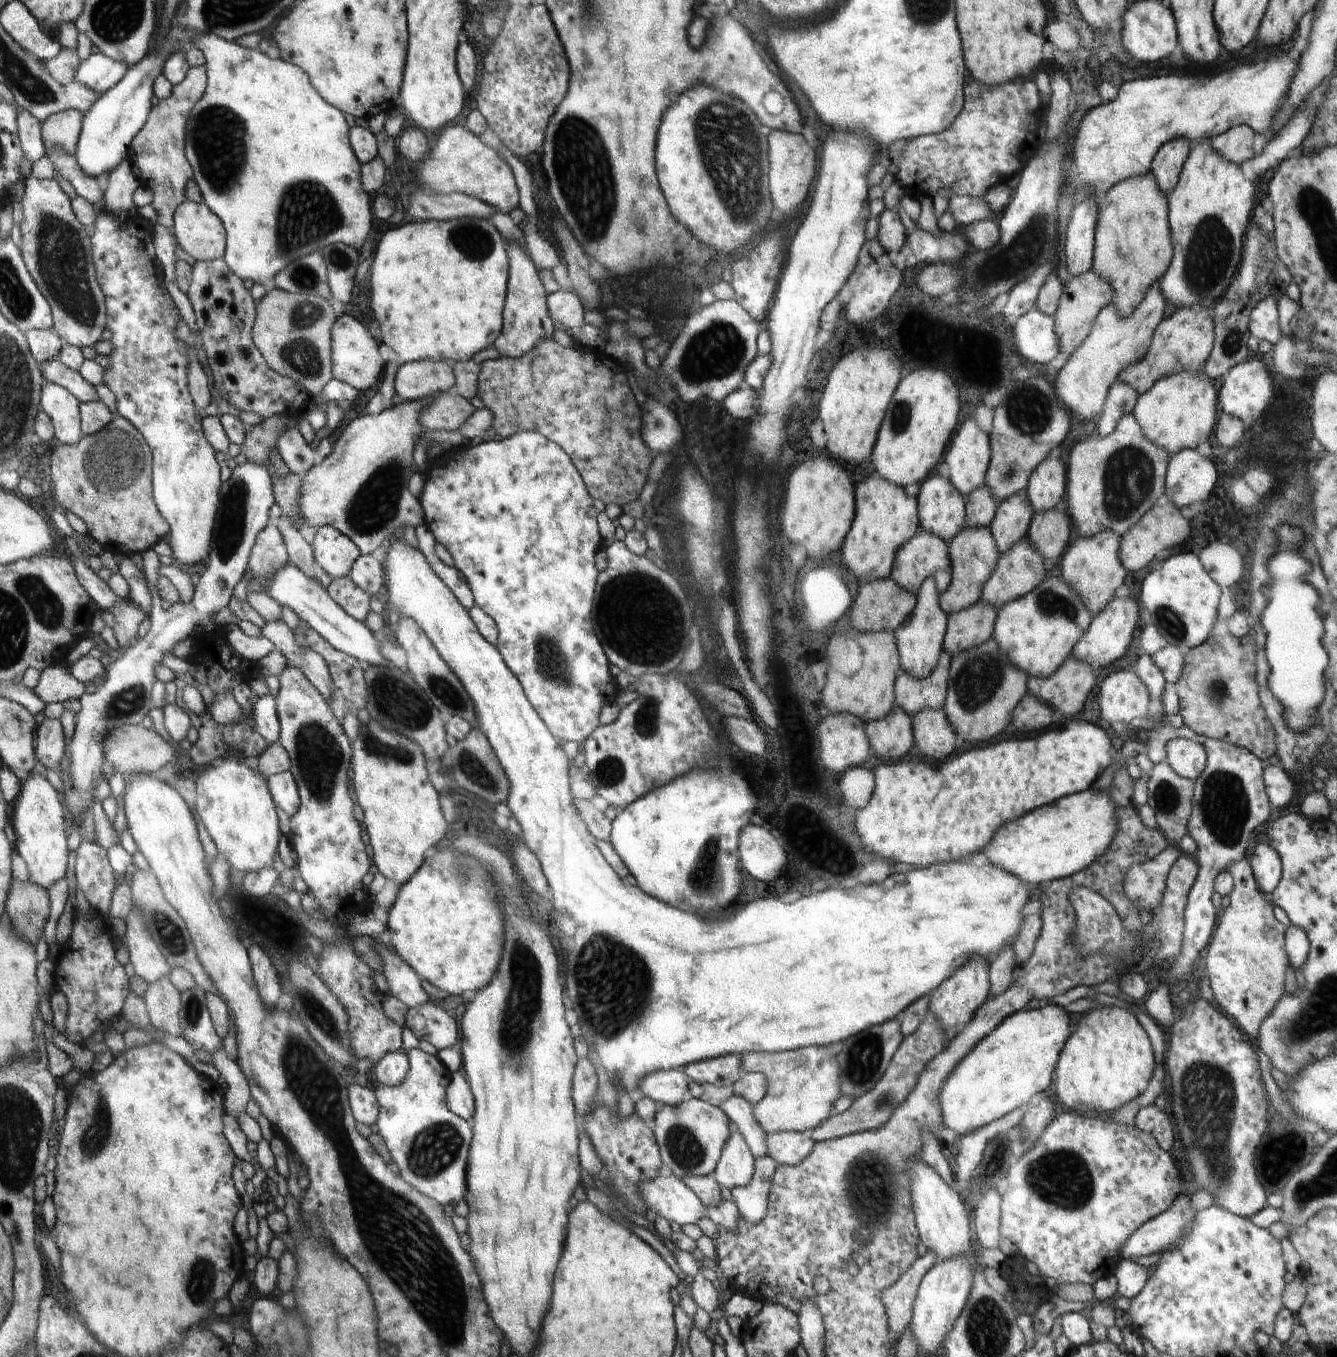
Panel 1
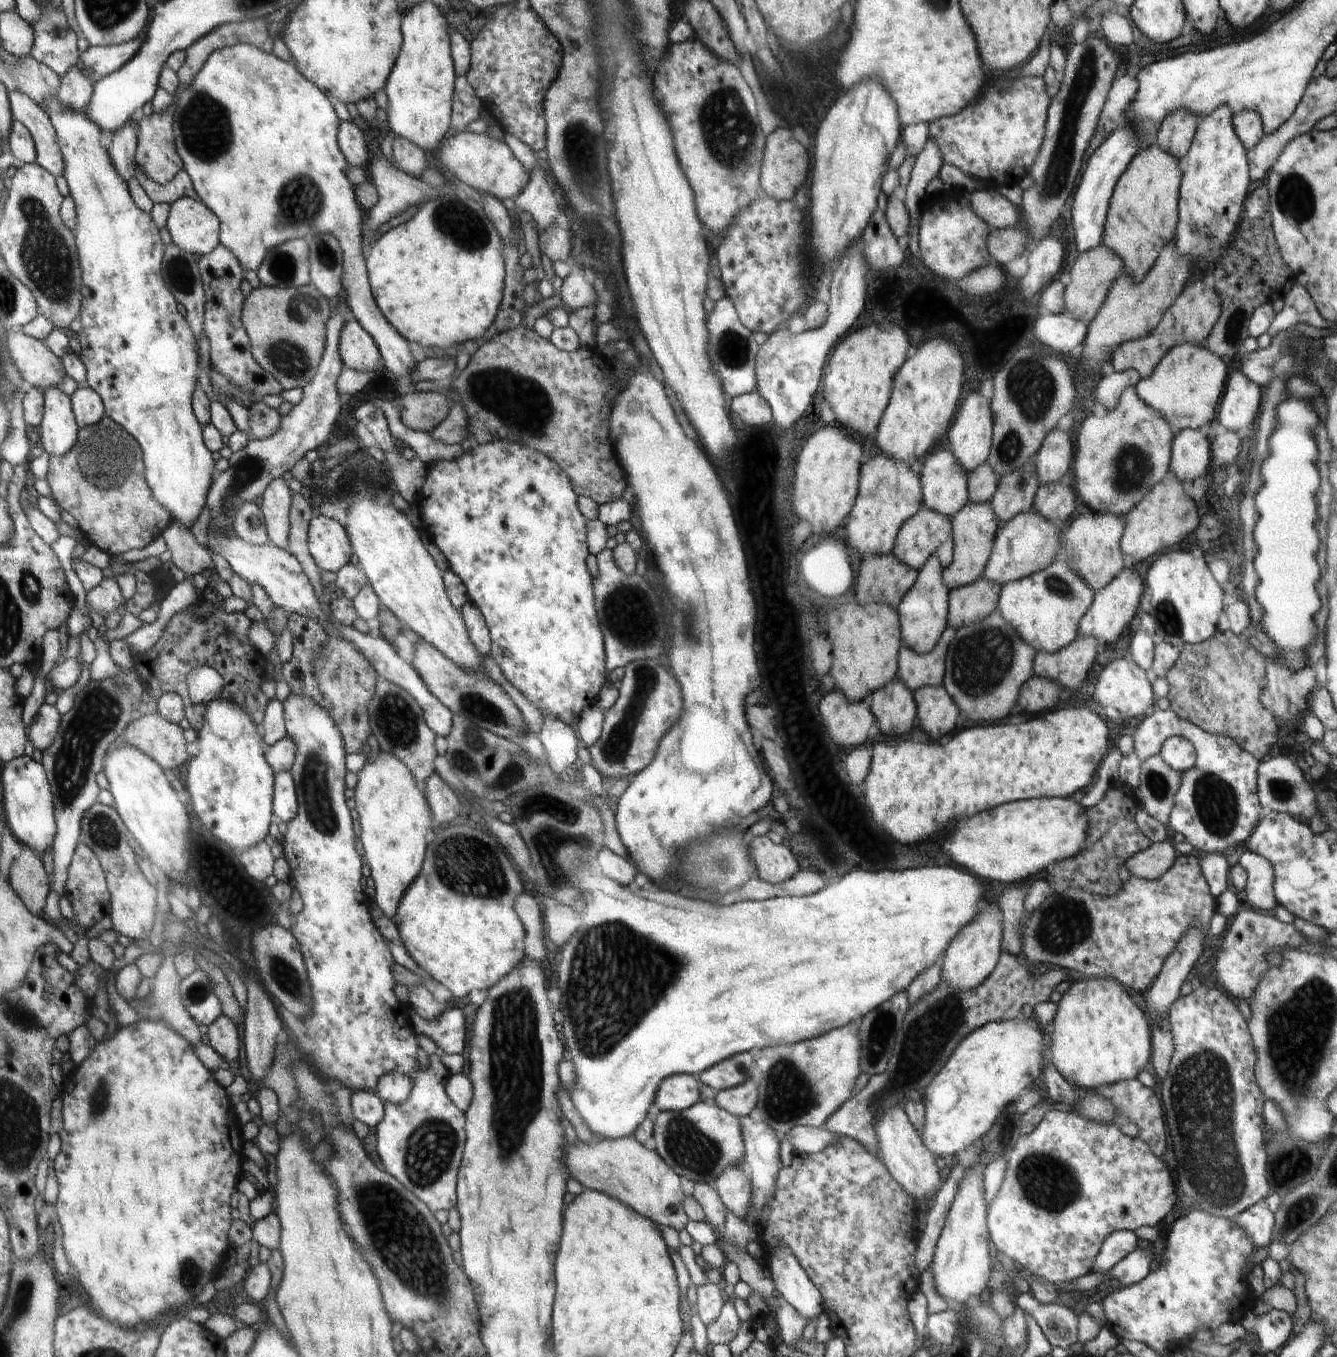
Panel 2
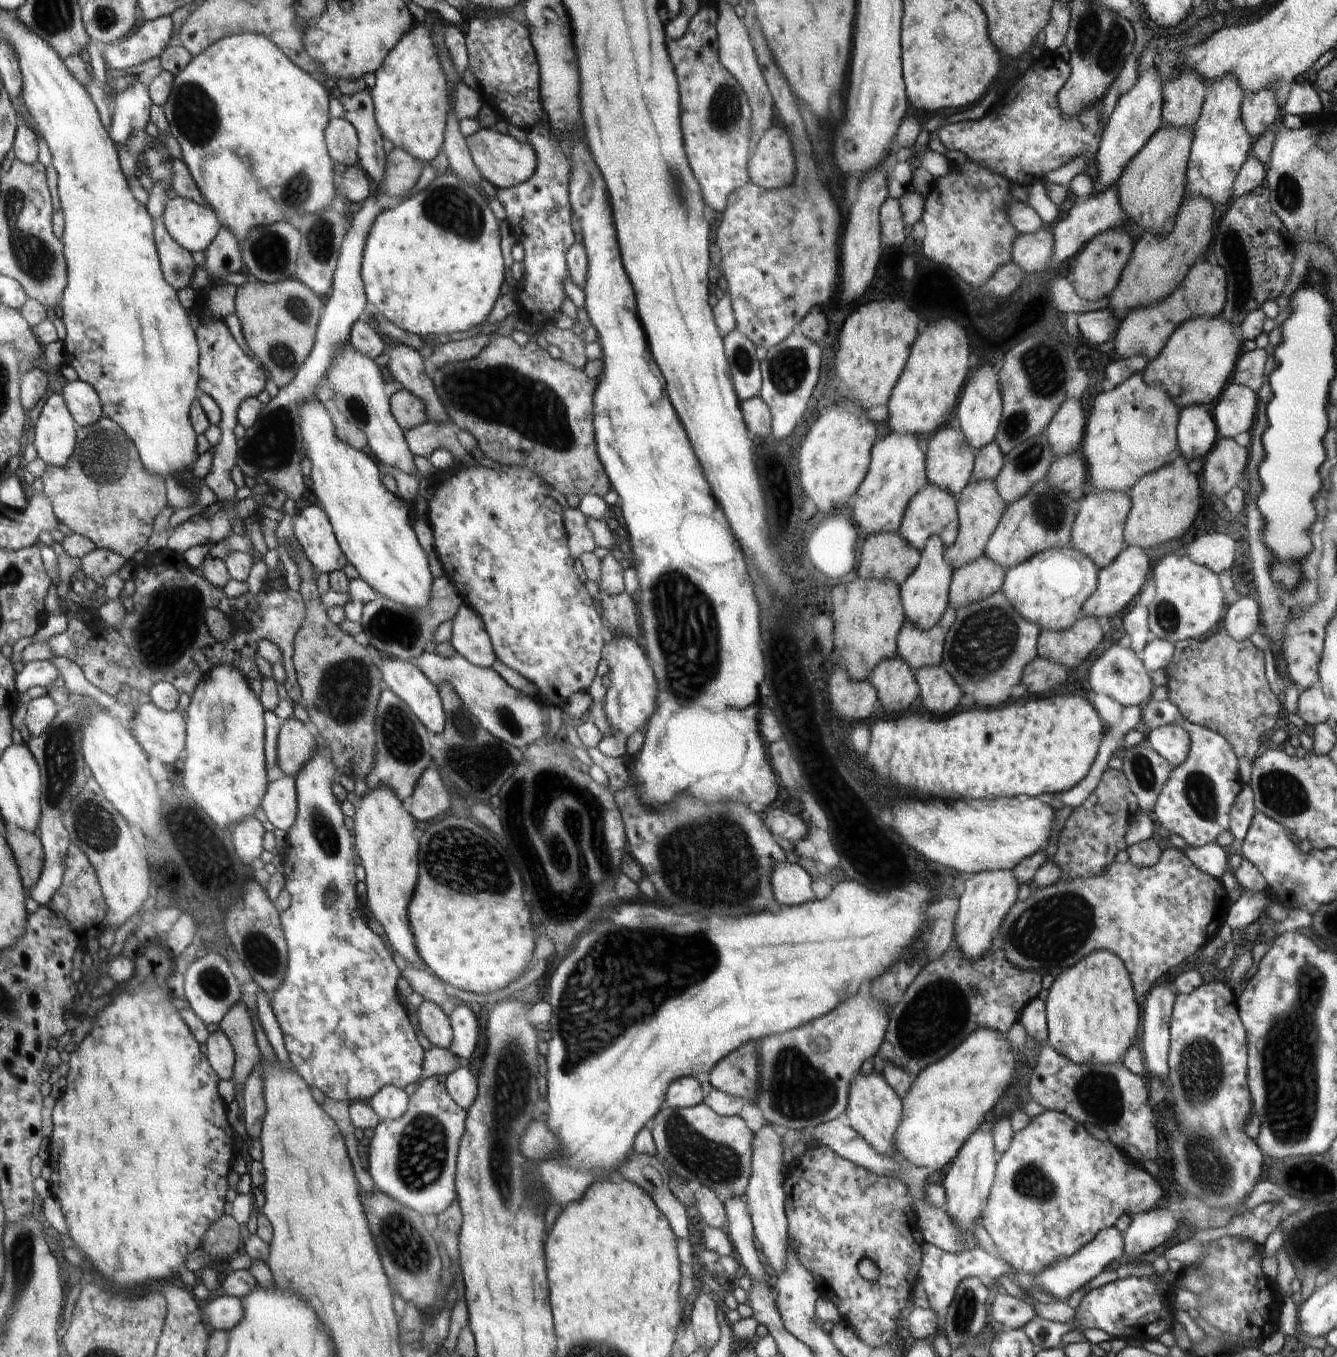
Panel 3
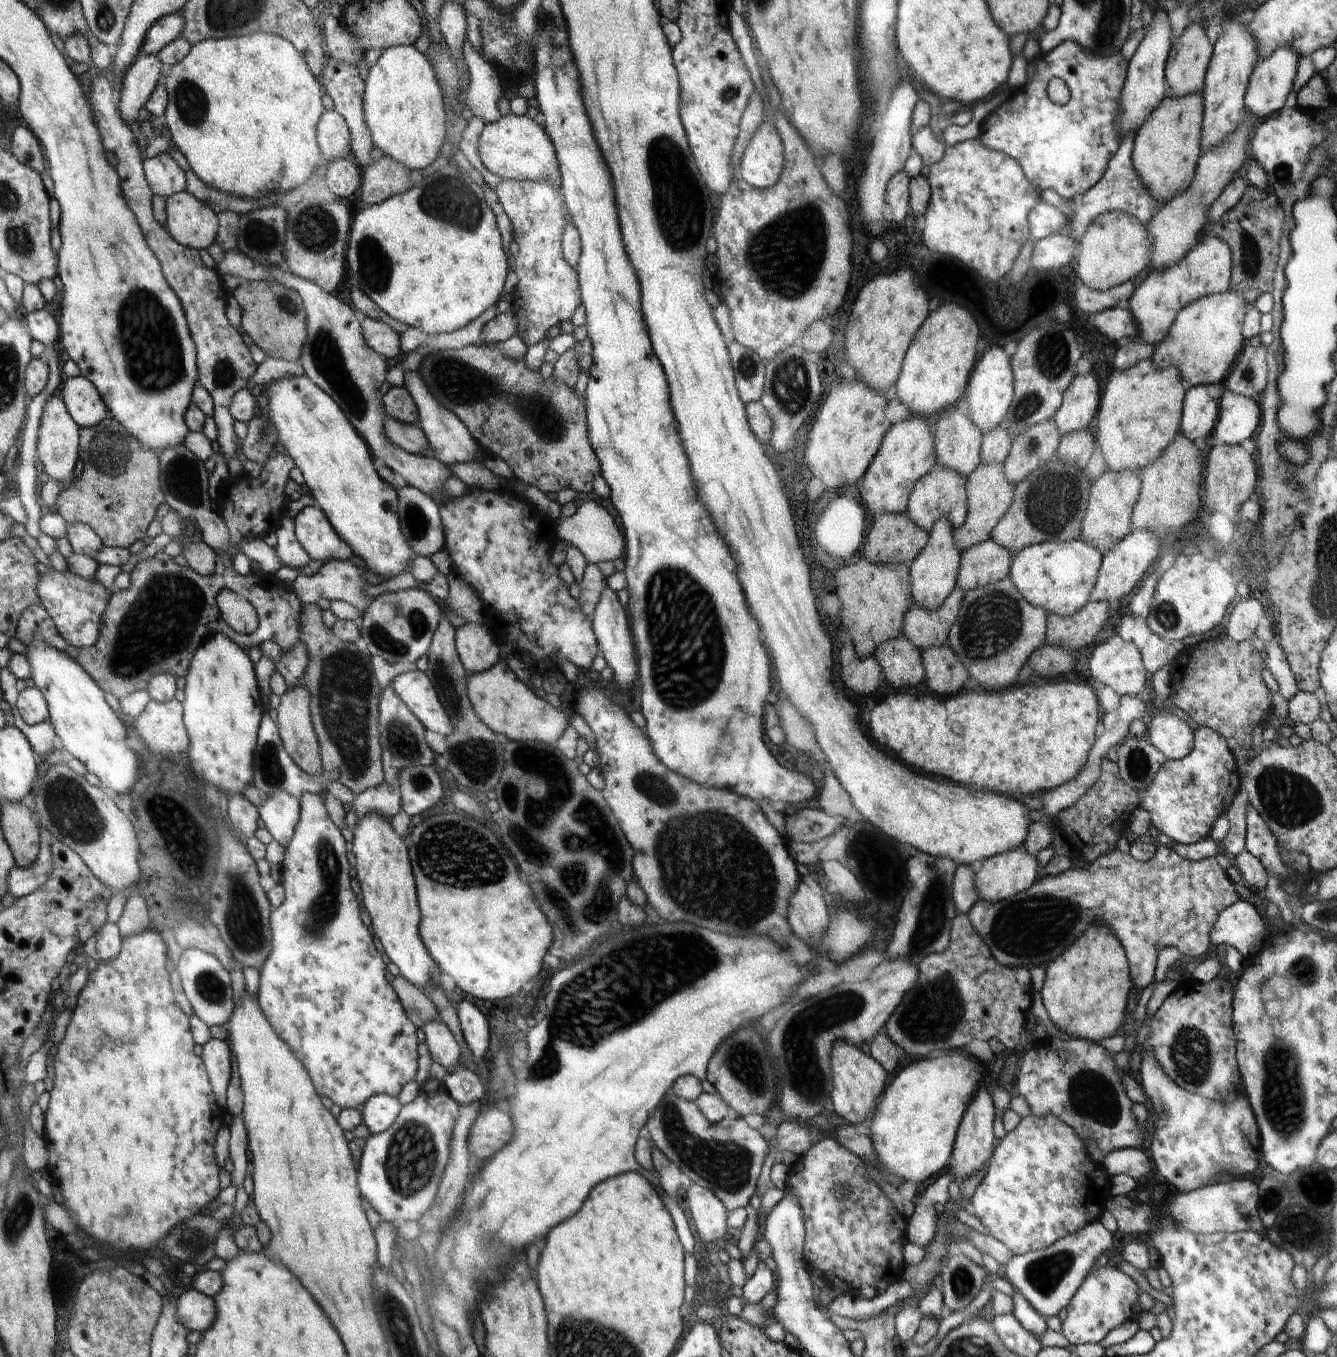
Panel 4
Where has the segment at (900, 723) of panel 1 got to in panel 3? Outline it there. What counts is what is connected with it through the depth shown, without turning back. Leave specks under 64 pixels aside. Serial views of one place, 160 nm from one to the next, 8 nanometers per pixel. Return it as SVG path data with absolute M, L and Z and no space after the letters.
M896 656L878 664L870 678L867 678L869 683L878 689L878 698L882 701L882 706L888 715L906 714L910 704L918 698L919 686L917 680L914 680L914 675L914 670L900 656Z

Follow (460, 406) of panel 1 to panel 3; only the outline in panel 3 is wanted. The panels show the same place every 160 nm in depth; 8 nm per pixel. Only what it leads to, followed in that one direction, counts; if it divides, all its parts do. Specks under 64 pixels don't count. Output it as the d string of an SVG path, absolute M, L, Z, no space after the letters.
M401 389L389 399L392 414L402 429L428 422L425 401L409 390Z

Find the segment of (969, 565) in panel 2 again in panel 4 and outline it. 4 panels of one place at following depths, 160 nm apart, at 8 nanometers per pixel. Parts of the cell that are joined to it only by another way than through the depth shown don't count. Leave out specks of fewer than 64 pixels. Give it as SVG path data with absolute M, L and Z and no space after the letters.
M981 463L968 480L968 518L956 529L957 548L961 552L991 538L992 529L1013 504L1014 485L1006 478L1002 463Z

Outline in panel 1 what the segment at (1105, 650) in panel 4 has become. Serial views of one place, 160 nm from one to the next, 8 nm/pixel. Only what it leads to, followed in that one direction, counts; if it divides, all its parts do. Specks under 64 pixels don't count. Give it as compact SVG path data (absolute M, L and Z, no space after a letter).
M1133 669L1122 670L1104 678L1098 703L1106 722L1138 722L1148 715L1148 688Z

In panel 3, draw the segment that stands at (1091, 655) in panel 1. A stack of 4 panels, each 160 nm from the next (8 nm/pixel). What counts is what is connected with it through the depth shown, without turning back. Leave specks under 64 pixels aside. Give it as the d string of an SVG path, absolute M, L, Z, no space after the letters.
M1125 547L1109 567L1099 570L1097 587L1094 594L1083 604L1082 612L1086 617L1112 618L1120 614L1130 601L1138 599L1142 586L1151 573L1148 556L1138 547Z

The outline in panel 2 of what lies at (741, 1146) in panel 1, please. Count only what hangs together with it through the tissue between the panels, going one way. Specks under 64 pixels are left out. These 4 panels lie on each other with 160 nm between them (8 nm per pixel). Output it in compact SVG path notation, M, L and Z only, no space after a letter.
M730 1165L712 1182L728 1211L743 1218L751 1204L751 1182L742 1165Z

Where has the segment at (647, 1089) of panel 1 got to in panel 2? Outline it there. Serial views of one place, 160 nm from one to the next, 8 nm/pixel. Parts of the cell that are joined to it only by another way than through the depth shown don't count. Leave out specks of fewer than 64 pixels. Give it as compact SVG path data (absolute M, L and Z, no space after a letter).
M687 1074L669 1076L658 1087L652 1108L655 1113L690 1108L694 1103L702 1100L699 1089L700 1081L695 1076Z

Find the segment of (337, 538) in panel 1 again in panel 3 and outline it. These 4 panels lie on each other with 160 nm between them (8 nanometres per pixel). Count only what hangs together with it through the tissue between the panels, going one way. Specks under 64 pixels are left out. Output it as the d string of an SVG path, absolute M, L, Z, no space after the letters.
M303 503L293 519L295 540L319 572L342 571L348 564L333 525L321 505Z

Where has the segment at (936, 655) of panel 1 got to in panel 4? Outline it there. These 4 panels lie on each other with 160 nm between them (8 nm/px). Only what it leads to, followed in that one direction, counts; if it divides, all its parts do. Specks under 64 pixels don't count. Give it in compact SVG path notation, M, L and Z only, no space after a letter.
M948 517L933 524L929 532L929 544L911 564L913 573L913 597L918 606L933 611L940 608L948 595L956 590L957 576L961 570L961 550L957 548L956 530Z

